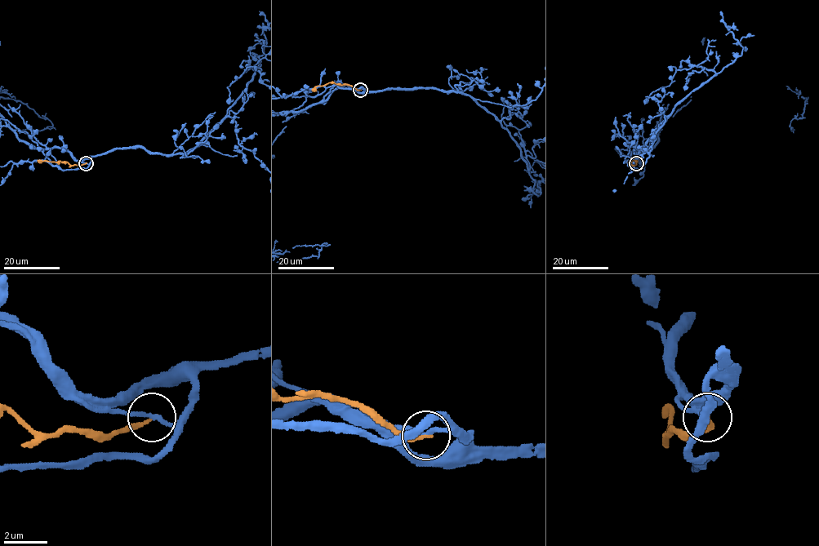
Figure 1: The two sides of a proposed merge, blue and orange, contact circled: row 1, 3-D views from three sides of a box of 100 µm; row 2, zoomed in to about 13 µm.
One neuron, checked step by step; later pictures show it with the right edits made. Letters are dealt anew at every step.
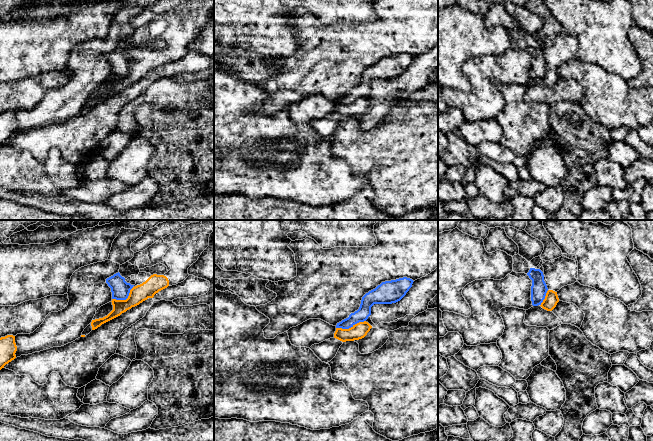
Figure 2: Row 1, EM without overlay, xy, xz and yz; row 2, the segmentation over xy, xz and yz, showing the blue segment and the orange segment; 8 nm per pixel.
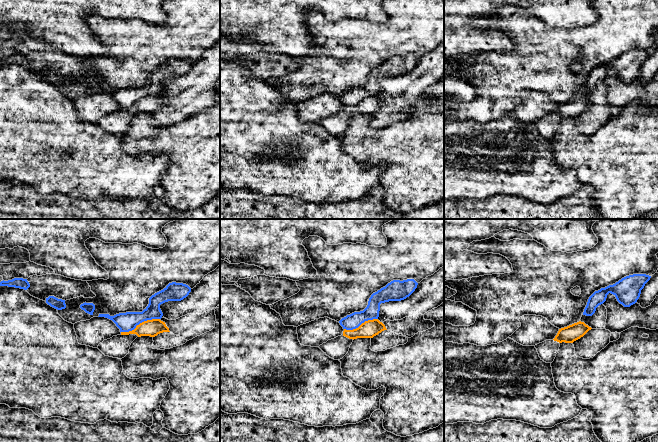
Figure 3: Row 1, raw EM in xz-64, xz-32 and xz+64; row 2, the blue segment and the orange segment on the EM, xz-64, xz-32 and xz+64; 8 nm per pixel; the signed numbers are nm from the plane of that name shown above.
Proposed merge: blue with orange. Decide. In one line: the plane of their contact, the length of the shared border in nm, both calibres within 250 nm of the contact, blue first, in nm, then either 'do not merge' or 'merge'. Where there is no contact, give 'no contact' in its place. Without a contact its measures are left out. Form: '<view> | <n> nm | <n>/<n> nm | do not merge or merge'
xz | 240 nm | 110/120 nm | do not merge

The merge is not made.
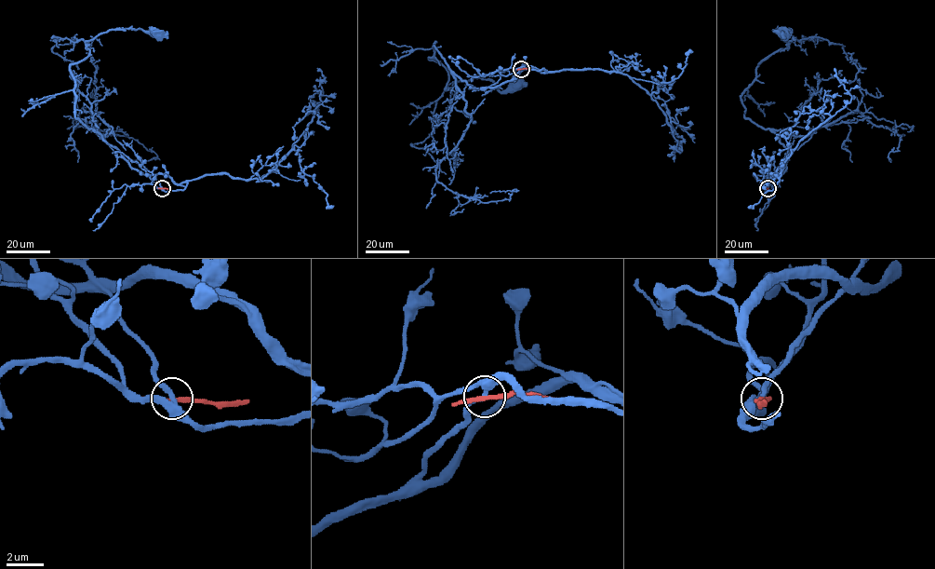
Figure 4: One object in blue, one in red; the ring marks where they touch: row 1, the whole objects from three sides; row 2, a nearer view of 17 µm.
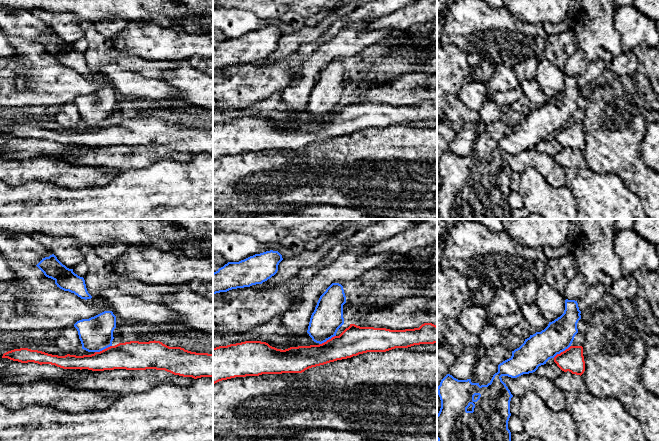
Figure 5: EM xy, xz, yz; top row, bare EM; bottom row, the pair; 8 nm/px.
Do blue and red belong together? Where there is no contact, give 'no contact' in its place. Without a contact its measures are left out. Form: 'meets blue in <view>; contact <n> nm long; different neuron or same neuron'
meets blue in yz; contact 170 nm long; different neuron

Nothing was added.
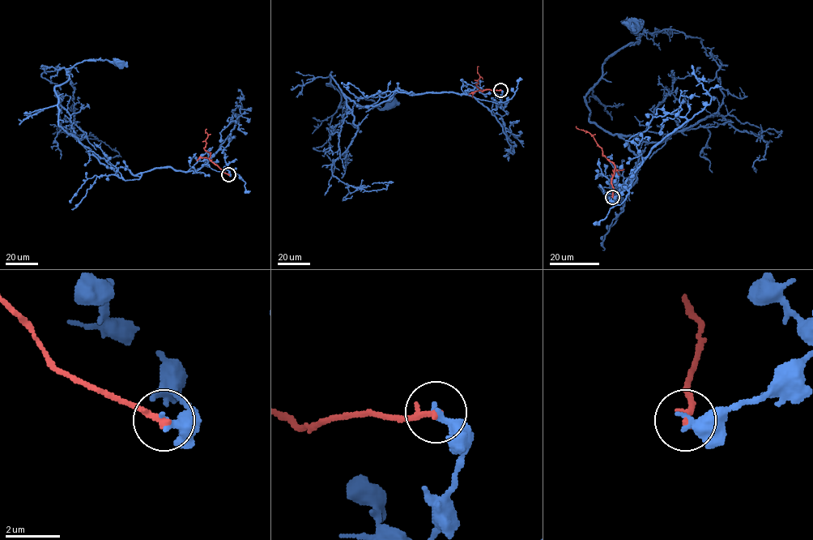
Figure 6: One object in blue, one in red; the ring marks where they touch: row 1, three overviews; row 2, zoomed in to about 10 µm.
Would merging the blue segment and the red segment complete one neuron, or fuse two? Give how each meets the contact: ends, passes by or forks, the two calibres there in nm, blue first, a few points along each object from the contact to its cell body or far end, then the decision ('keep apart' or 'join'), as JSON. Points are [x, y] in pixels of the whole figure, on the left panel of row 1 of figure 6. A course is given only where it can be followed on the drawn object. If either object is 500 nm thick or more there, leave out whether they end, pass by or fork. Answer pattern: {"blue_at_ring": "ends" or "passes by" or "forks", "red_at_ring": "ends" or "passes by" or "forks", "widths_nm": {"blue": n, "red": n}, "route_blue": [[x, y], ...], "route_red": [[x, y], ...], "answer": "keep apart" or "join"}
{"blue_at_ring": "ends", "red_at_ring": "ends", "widths_nm": {"blue": 320, "red": 240}, "route_blue": [[228, 174], [219, 149], [194, 170], [134, 175], [58, 125], [65, 70], [119, 64]], "route_red": [[228, 174], [209, 159], [209, 152], [204, 149], [207, 136], [206, 129]], "answer": "keep apart"}

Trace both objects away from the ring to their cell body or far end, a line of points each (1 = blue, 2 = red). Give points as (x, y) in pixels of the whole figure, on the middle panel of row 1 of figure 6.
1: (500, 90), (490, 110), (466, 94), (403, 90), (361, 107), (329, 74), (338, 108), (391, 104)
2: (500, 90), (485, 89), (482, 92), (476, 86), (479, 78), (477, 70), (478, 66)

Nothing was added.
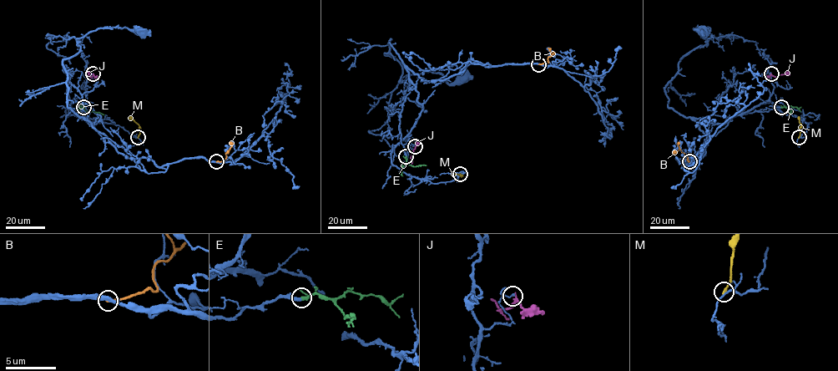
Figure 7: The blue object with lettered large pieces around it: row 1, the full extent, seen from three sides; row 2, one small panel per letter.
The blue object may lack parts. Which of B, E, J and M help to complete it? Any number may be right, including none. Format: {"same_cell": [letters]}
{"same_cell": ["E"]}

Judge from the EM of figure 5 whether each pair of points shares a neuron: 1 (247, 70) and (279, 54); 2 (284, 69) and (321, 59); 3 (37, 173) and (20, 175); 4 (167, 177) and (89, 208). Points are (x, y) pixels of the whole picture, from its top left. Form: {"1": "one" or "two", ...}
{"1": "two", "2": "two", "3": "one", "4": "one"}

